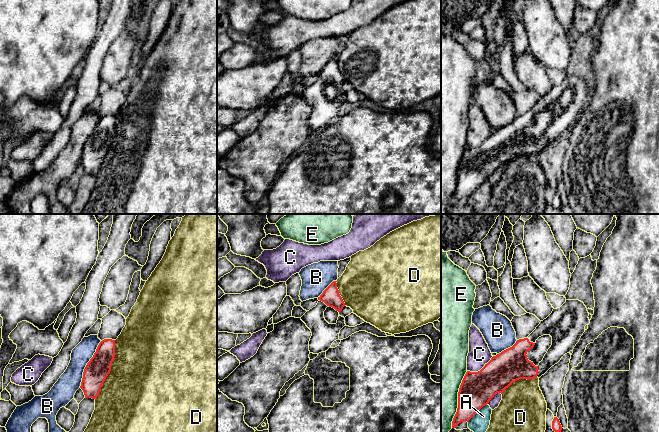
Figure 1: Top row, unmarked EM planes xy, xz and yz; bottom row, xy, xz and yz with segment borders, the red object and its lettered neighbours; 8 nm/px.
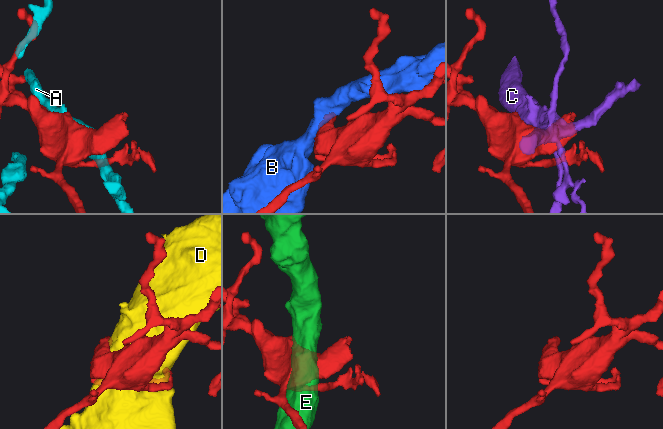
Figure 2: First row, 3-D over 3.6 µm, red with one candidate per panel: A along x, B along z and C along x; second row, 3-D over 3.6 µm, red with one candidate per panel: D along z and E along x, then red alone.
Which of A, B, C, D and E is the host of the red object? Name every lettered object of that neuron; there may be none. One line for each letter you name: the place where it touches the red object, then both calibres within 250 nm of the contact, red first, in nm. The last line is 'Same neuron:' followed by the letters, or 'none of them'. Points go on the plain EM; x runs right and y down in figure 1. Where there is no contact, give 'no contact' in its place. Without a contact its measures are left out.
Same neuron: none of them

